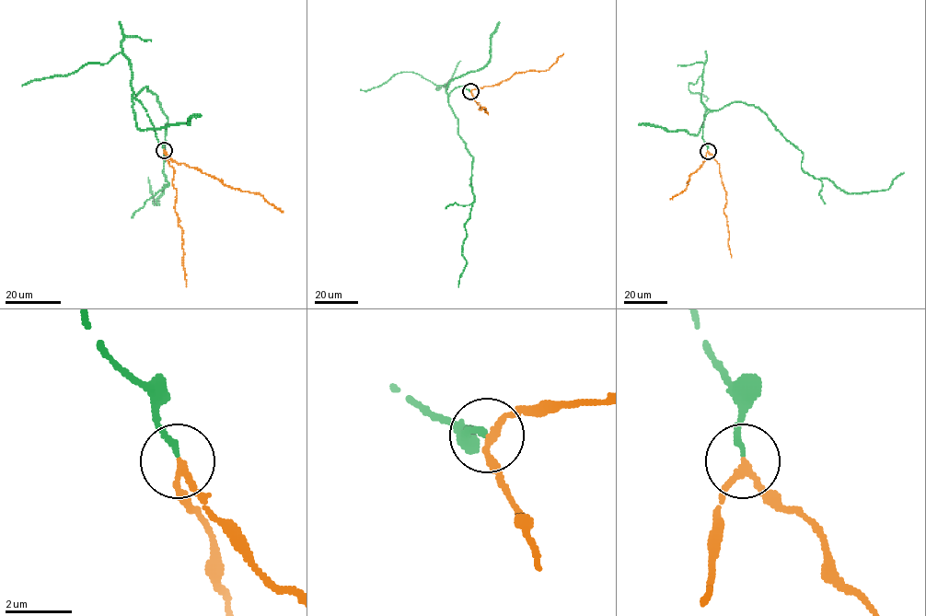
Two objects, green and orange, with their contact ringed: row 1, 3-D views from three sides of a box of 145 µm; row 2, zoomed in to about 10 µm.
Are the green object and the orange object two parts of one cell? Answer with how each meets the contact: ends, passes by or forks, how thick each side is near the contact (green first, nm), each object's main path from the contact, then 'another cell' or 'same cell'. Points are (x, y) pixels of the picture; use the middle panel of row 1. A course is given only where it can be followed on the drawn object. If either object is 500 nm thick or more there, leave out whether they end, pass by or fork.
green ends | orange passes by | 150/200 nm | green via (470, 90), (457, 87), (448, 95), (458, 134), (473, 157), (474, 199), (462, 254), (467, 264), (458, 286) | orange via (470, 90), (480, 105), (479, 110), (484, 107), (488, 114) | same cell

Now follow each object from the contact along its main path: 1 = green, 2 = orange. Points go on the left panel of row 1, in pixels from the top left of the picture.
1: (164, 149), (135, 98), (144, 87), (167, 119), (168, 186), (158, 204), (148, 178)
2: (164, 150), (168, 163), (174, 168), (174, 210), (182, 233), (186, 286)

